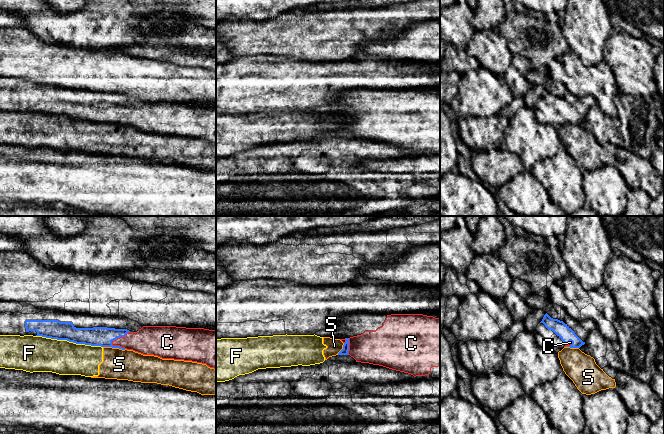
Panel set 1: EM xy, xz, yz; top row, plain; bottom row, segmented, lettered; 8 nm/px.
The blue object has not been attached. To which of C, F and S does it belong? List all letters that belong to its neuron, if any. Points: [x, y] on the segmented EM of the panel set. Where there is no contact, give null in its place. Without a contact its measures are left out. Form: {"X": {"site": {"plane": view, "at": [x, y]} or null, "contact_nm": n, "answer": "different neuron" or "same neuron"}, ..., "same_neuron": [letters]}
{"C": {"site": {"plane": "xy", "at": [119, 337]}, "contact_nm": 190, "answer": "same neuron"}, "F": {"site": {"plane": "xy", "at": [69, 341]}, "contact_nm": 550, "answer": "different neuron"}, "S": {"site": {"plane": "xy", "at": [114, 347]}, "contact_nm": 190, "answer": "different neuron"}, "same_neuron": ["C"]}

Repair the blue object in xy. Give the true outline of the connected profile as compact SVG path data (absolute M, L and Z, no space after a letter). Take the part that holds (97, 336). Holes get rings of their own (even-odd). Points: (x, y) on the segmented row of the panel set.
M26 320L26 332L36 331L36 336L67 340L76 344L133 350L143 355L162 359L192 361L216 369L216 330L176 326L143 326L137 332L107 327L76 328L72 322L58 320Z

